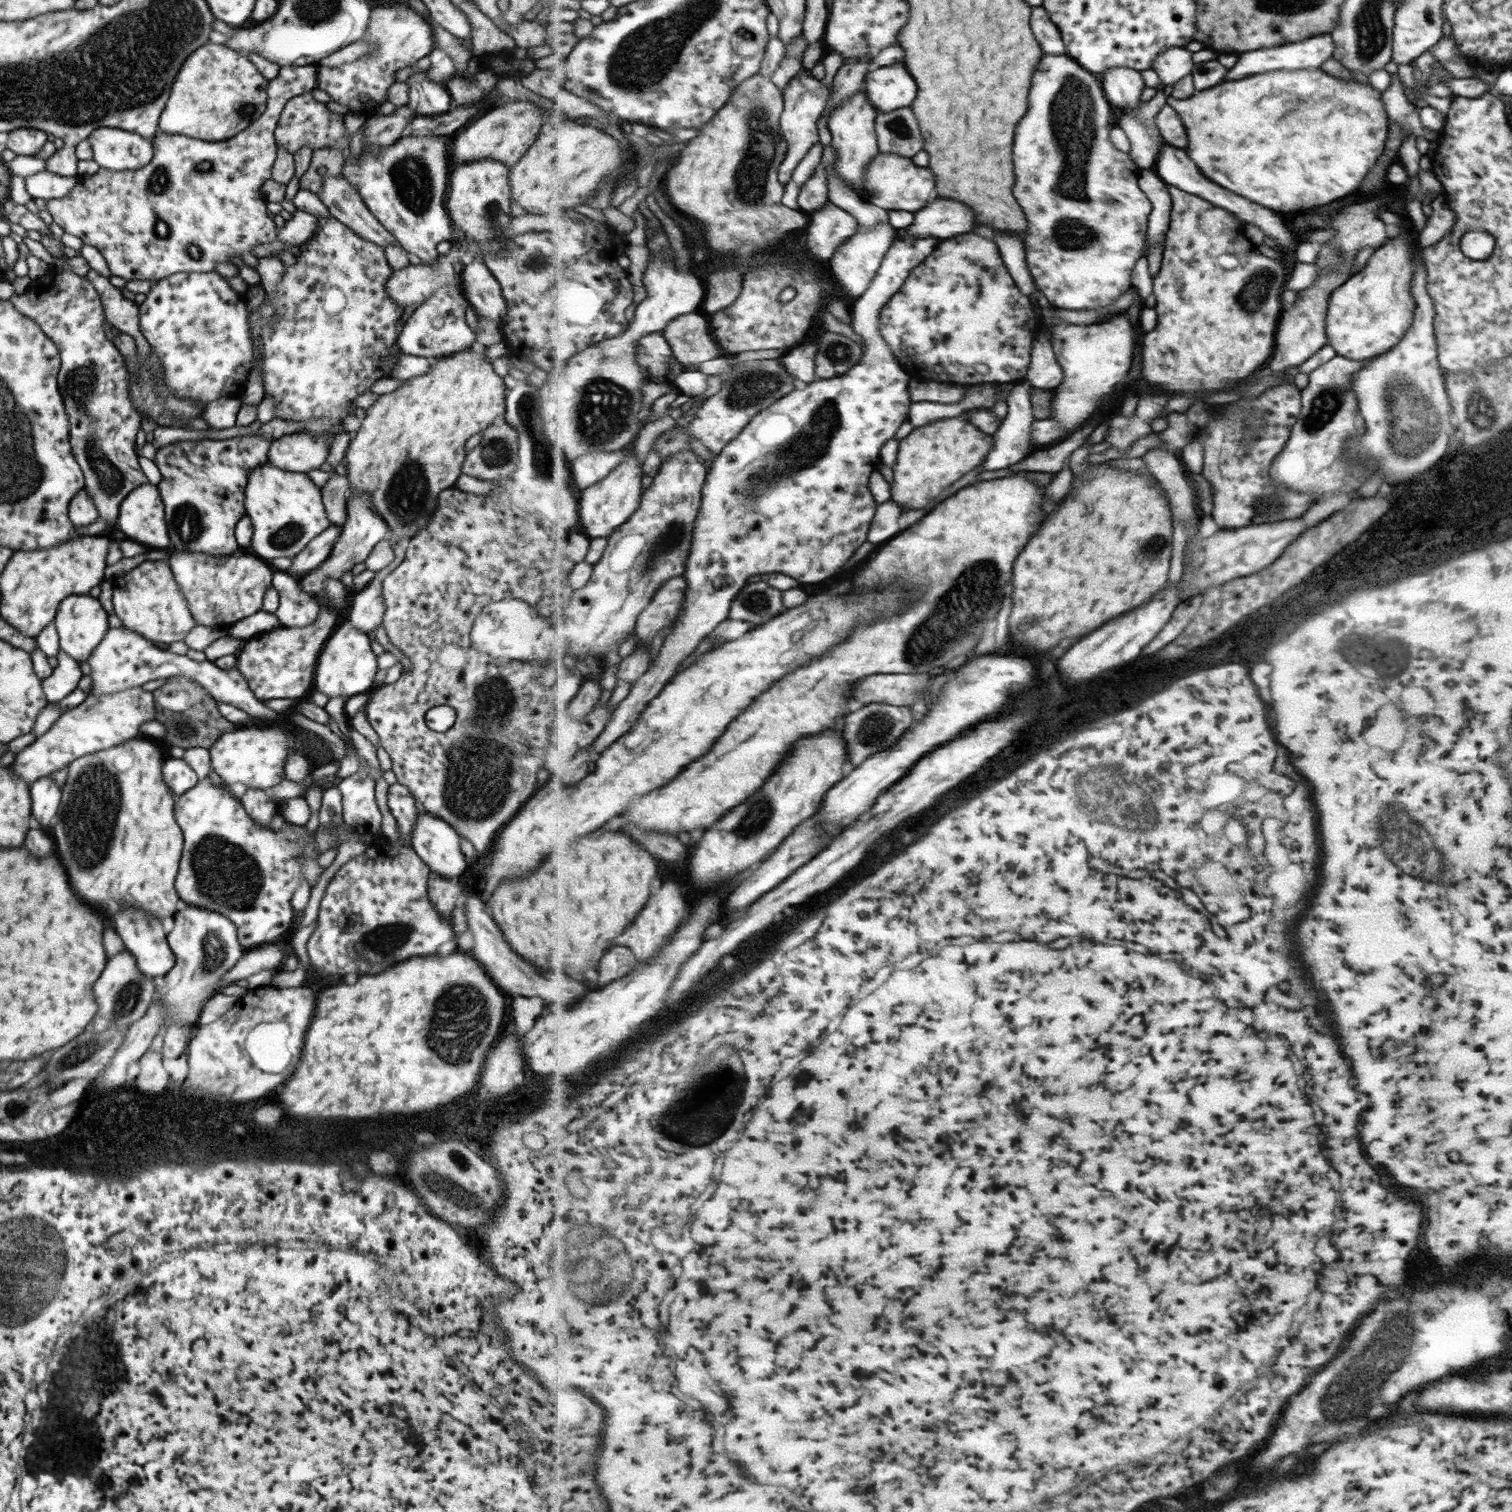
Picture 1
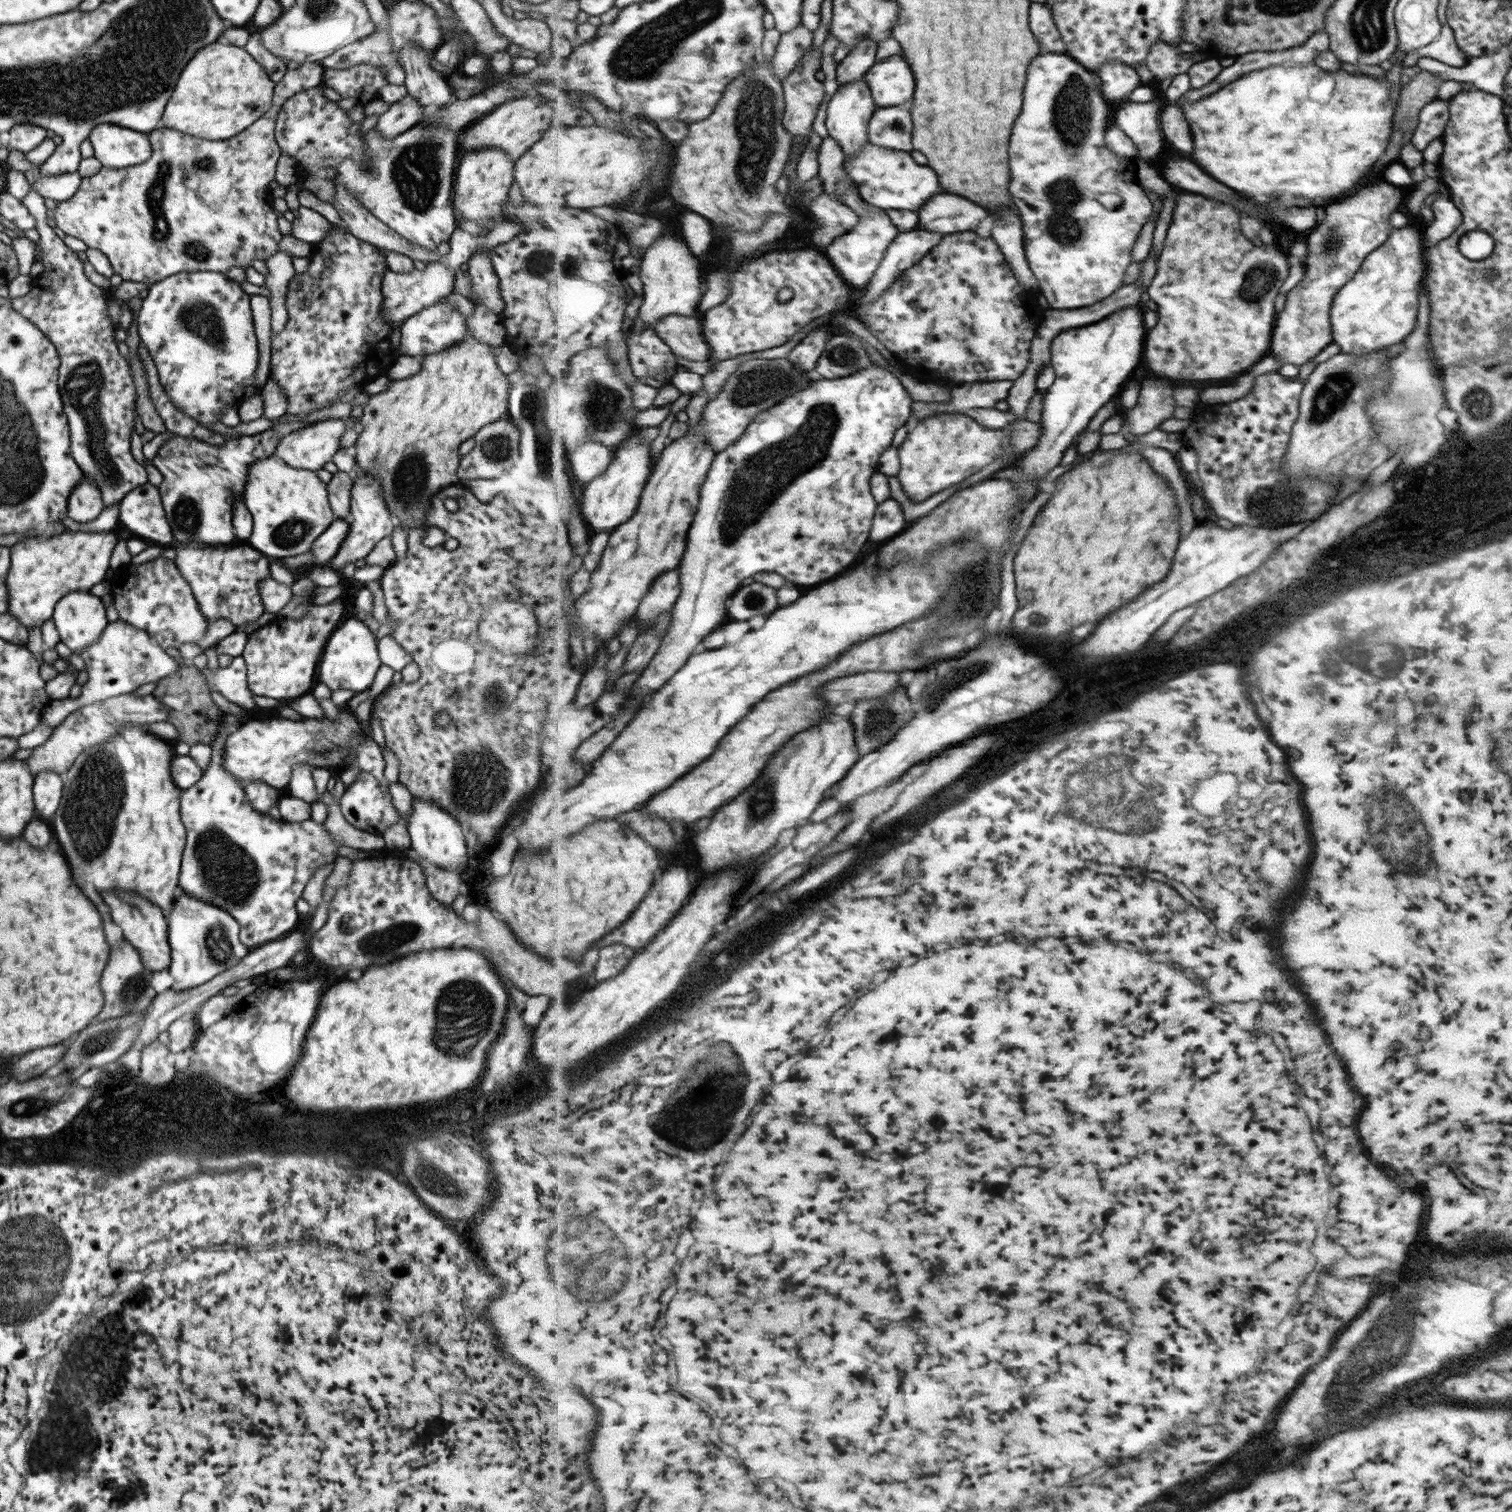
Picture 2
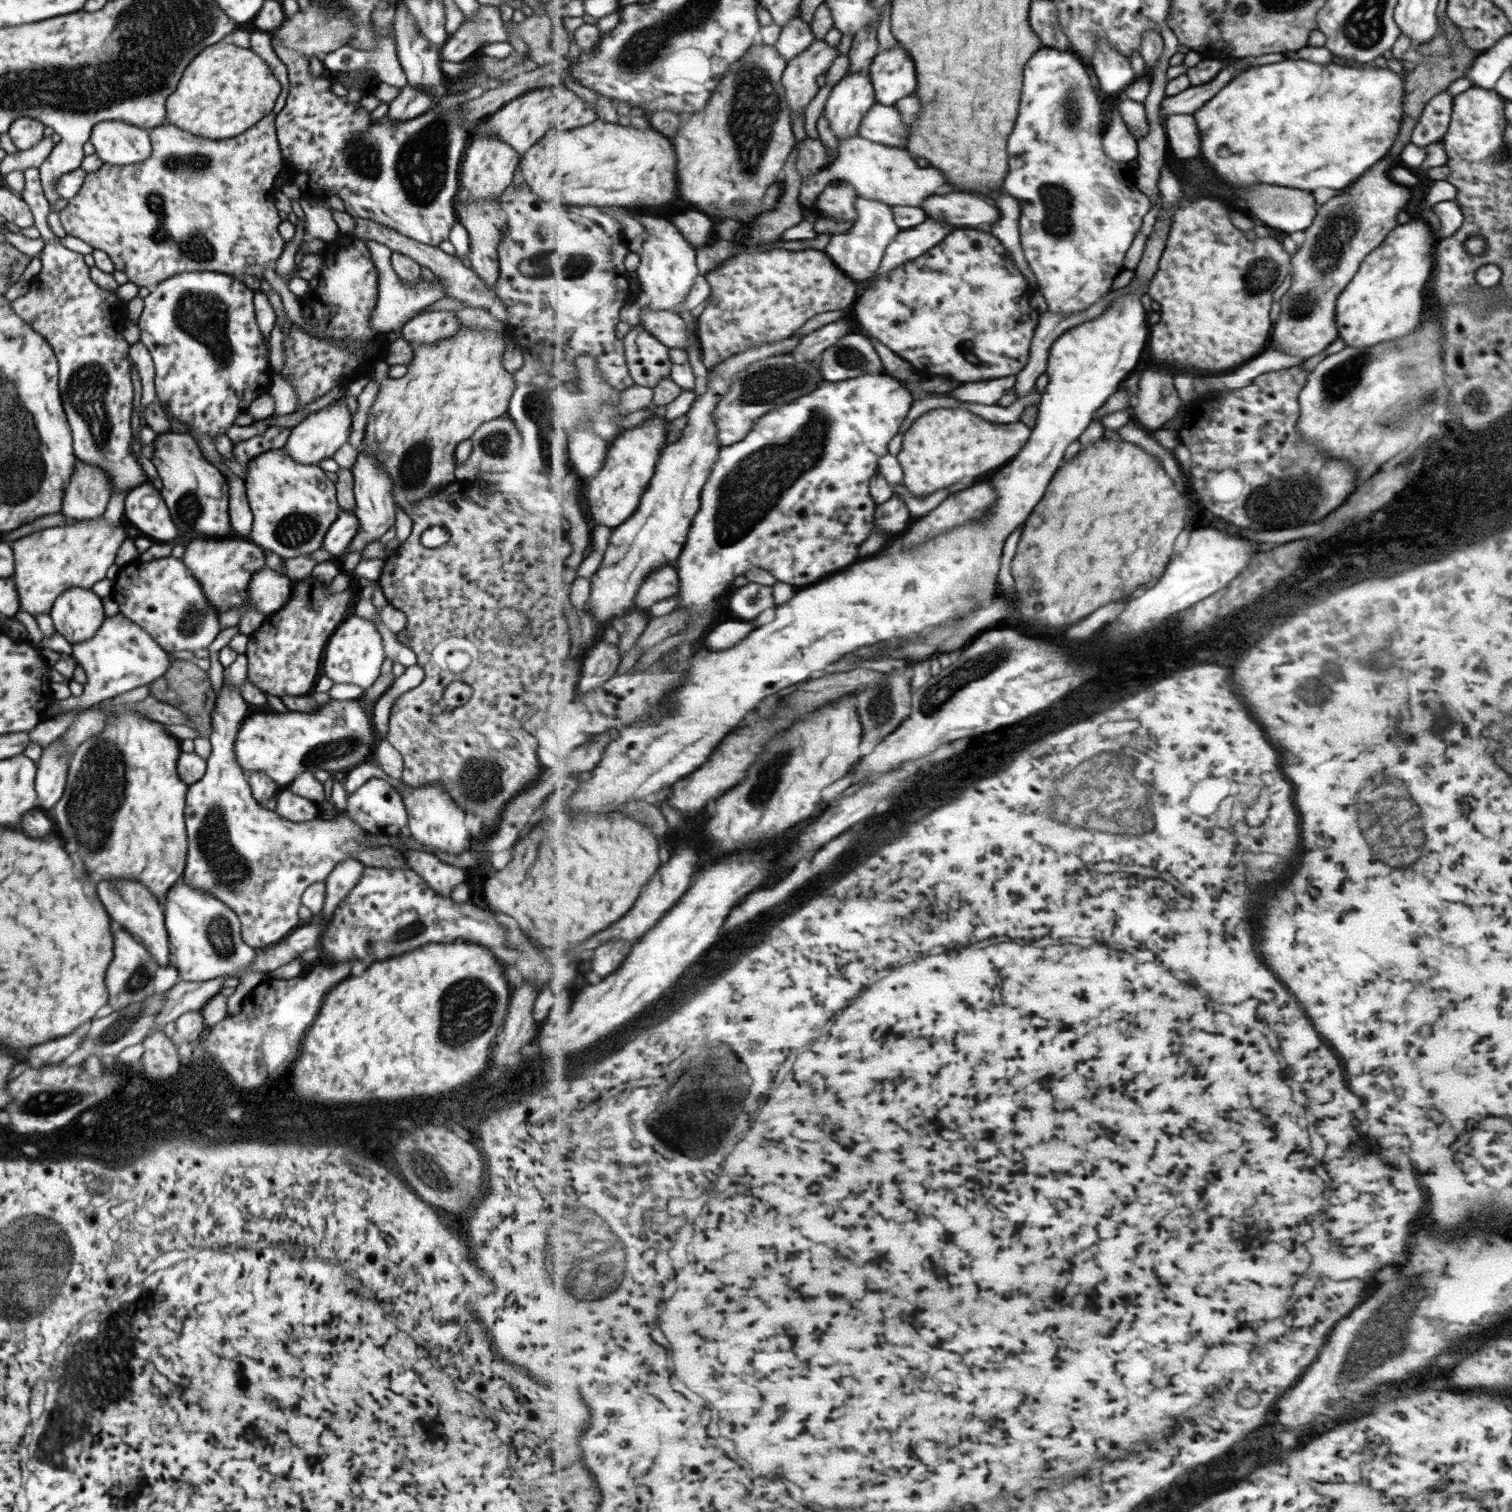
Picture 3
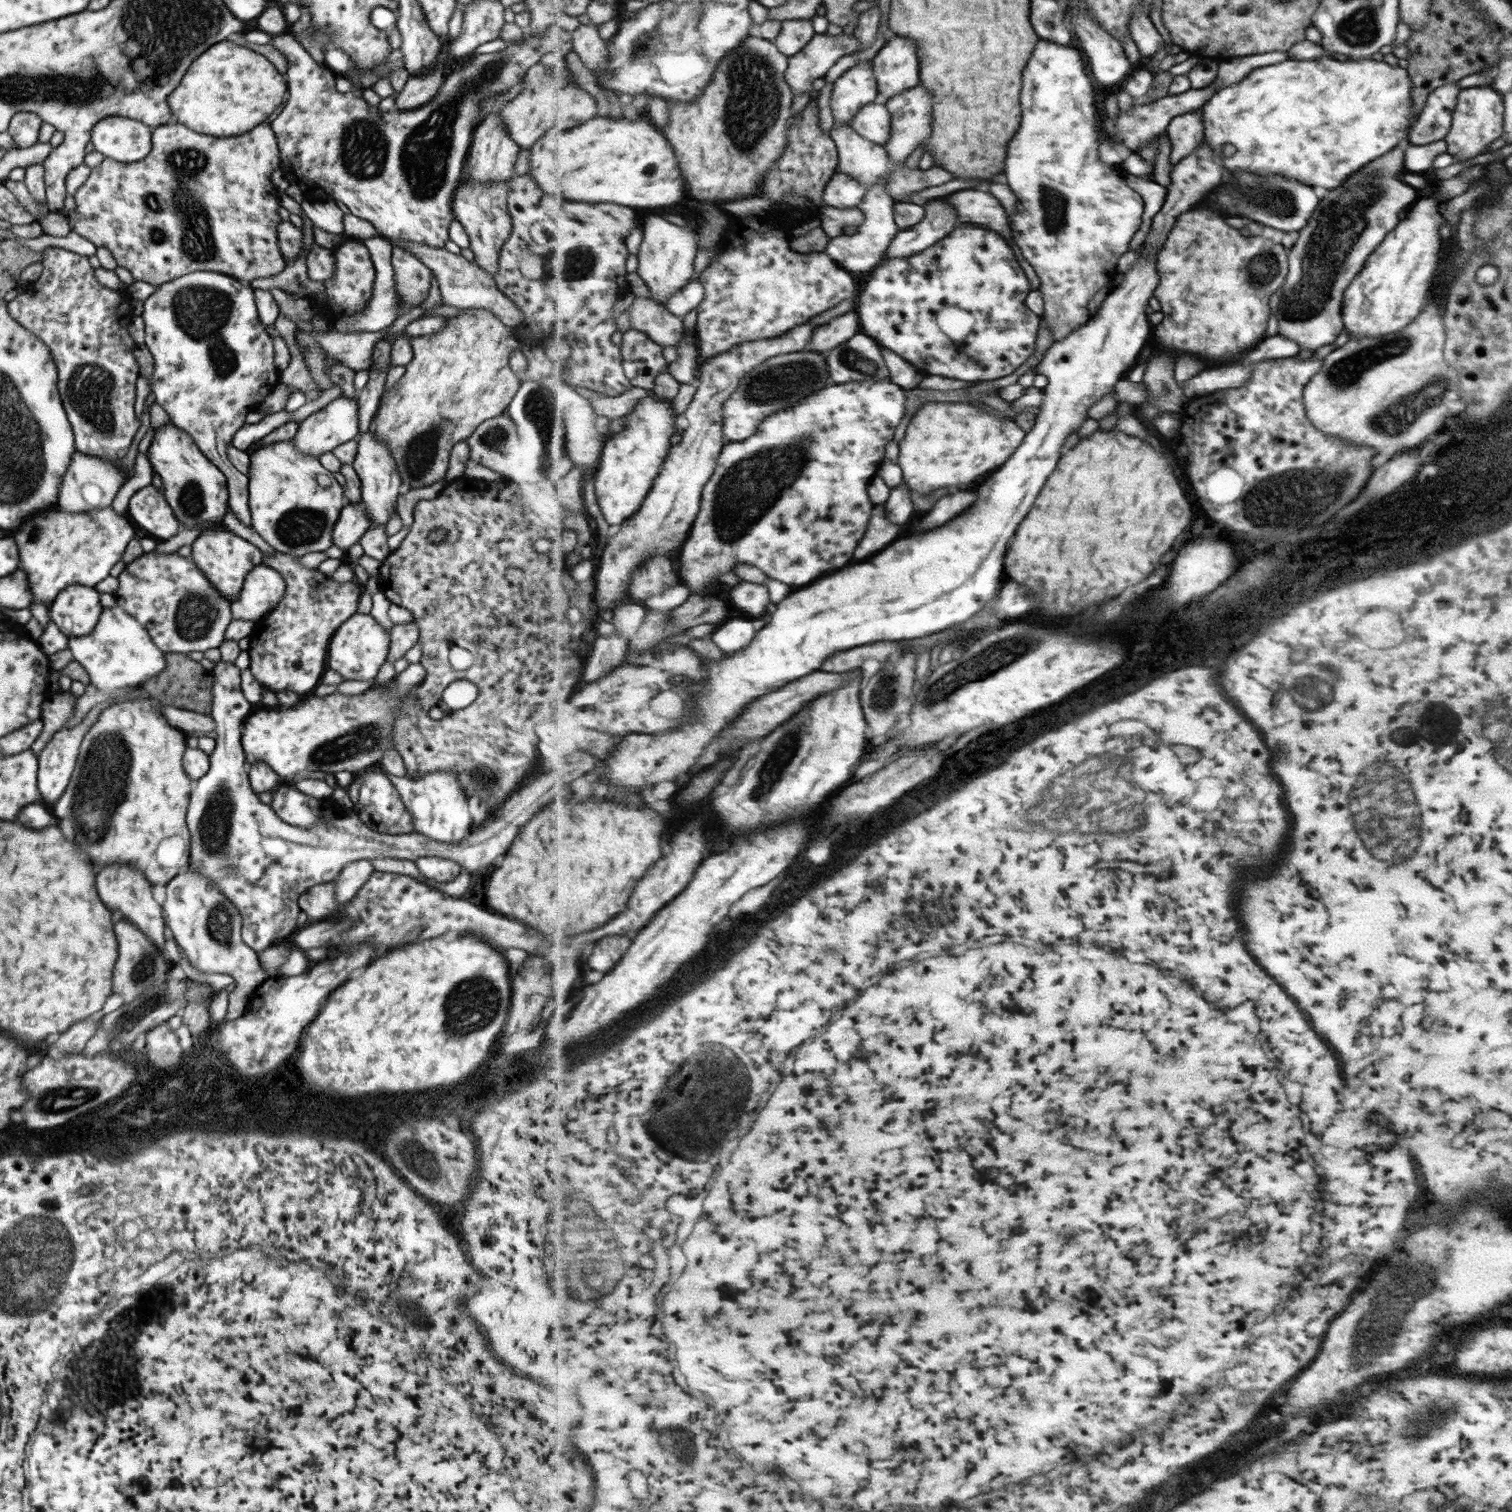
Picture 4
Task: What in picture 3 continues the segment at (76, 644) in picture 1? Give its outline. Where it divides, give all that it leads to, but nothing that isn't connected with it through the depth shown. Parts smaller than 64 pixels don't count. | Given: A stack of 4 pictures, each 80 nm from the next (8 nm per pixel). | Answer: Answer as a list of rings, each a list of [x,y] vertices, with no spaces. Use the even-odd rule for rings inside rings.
[[[79,587],[65,589],[47,613],[54,630],[71,645],[87,641],[104,621],[100,597],[90,589]]]

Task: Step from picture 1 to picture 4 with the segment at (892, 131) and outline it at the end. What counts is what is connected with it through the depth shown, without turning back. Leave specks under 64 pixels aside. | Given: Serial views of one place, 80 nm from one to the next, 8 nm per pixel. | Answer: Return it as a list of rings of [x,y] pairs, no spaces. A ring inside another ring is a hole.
[[[882,100],[871,102],[853,117],[851,127],[863,138],[884,145],[891,136],[893,119]]]

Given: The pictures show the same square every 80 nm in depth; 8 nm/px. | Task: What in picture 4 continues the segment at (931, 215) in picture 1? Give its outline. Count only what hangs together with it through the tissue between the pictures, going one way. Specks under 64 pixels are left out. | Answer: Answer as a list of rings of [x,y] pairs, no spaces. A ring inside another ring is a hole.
[[[961,190],[961,192],[953,194],[949,200],[957,208],[961,222],[967,222],[967,224],[973,222],[973,225],[986,225],[987,229],[995,230],[1000,236],[1004,237],[1007,240],[1007,244],[1013,248],[1013,252],[1015,252],[1015,256],[1017,256],[1025,276],[1029,278],[1031,290],[1039,289],[1041,282],[1038,275],[1029,266],[1012,238],[1008,212],[993,194],[981,192],[981,190]]]

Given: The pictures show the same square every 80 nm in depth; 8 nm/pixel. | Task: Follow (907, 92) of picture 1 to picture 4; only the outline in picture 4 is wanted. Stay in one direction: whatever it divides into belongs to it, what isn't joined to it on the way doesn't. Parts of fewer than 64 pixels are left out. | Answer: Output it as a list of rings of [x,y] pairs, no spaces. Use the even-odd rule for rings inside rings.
[[[896,34],[871,62],[882,101],[915,88],[921,82],[917,42],[911,38]]]

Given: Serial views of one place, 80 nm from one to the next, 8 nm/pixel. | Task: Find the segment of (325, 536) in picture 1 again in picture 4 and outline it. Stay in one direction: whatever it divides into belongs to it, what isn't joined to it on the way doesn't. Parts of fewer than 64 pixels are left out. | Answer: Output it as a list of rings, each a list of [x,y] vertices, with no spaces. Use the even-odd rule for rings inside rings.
[[[361,502],[345,503],[332,528],[332,545],[345,552],[352,544],[358,542],[370,526],[370,518],[366,516],[367,513]]]

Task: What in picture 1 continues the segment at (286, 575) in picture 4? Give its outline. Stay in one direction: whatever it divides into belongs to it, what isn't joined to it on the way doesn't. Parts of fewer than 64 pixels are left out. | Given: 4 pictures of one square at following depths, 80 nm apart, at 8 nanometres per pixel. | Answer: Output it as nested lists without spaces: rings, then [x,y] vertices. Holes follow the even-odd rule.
[[[321,606],[315,620],[306,627],[277,627],[250,636],[236,655],[236,665],[243,675],[248,689],[255,698],[299,699],[307,688],[312,688],[314,666],[322,645],[337,624],[338,610]]]

